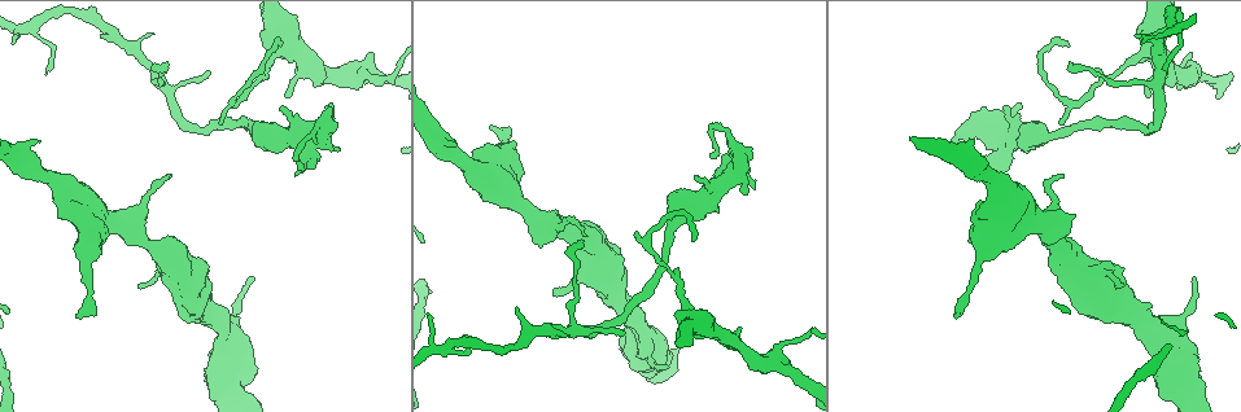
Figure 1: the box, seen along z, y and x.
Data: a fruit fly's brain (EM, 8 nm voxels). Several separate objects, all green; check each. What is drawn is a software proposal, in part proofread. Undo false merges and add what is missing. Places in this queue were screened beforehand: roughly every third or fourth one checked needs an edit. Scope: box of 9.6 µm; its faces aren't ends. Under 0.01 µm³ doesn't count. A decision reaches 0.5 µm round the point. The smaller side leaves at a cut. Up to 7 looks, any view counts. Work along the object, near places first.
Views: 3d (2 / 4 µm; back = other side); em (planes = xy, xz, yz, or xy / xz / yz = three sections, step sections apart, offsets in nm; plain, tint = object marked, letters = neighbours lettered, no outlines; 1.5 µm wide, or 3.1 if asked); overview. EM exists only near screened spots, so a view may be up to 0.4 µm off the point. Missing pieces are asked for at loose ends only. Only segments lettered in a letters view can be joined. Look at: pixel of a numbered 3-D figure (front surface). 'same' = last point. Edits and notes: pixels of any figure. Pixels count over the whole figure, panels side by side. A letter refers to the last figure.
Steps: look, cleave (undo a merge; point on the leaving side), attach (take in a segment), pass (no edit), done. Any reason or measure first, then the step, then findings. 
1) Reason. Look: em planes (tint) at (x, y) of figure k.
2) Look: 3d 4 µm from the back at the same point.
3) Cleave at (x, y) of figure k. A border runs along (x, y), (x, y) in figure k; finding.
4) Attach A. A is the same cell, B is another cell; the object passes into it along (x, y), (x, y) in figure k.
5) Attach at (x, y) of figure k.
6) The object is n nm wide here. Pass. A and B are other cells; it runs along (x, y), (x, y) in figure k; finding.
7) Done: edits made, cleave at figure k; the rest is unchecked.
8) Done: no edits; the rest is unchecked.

Stops while still wide. Look: 3d 2 µm at (971, 139) of figure 1.

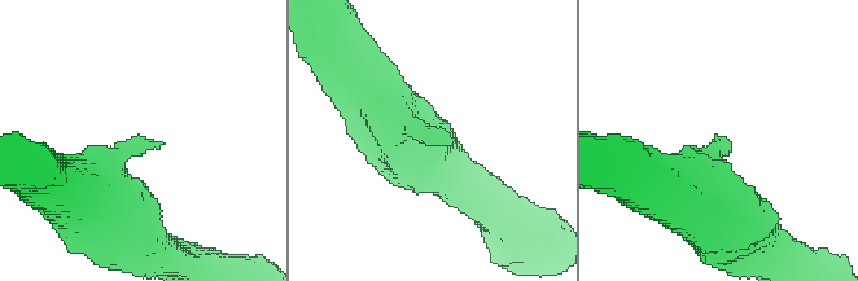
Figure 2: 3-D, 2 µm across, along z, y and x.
Need the tissue. Look: em planes (plain) at (452, 143) of figure 2.

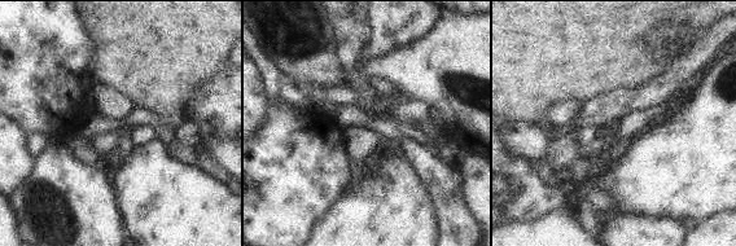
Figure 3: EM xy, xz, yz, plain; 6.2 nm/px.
Look: em planes (letters) at the same point.

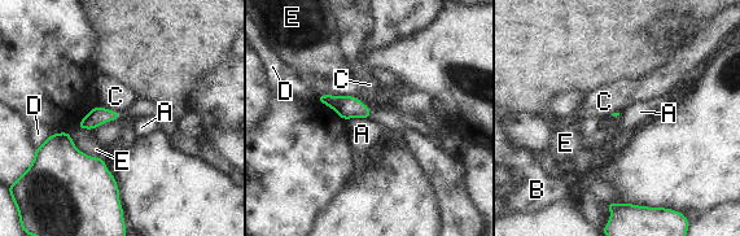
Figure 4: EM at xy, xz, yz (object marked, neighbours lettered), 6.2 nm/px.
Pass. A, B, C, D and E are other cells; a border runs along (368, 118), (345, 119) in figure 4; no lettered segment goes on from it.

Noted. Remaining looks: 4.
An open end. Look: em xy step 8 (tint) at (1069, 61) of figure 1.

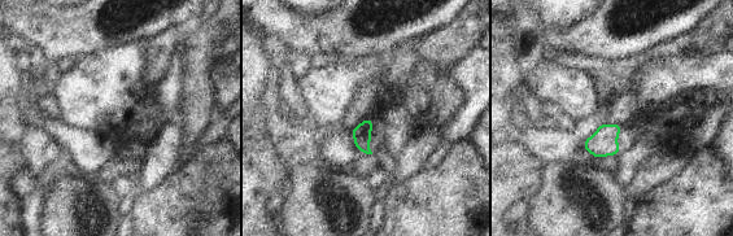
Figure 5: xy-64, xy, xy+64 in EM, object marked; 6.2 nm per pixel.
Look: em planes (letters) at the same point.

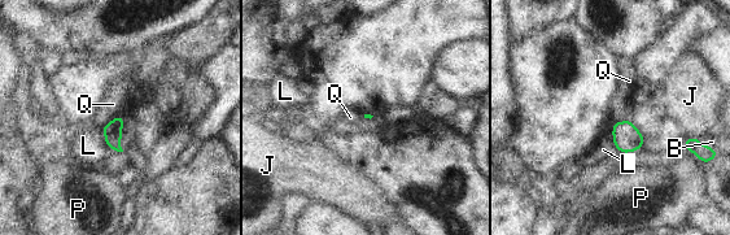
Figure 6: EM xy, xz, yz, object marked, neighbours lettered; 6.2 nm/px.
The longest contact is with L, 160 nm. Pass. B, J, L, P and Q are other cells; a border runs along (117, 114), (103, 127) in figure 6; none of them fits.

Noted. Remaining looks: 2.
Branch stops here. Look: em planes (letters) at (101, 36) of figure 1.

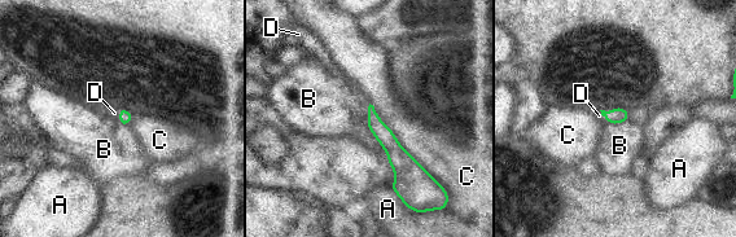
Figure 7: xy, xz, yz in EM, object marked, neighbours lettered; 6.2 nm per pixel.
Attach D. D is the same cell, A, B and C are other cells; it goes on there.

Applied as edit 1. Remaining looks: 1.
Done: edits made, attach at figure 7; the rest is unchecked.

